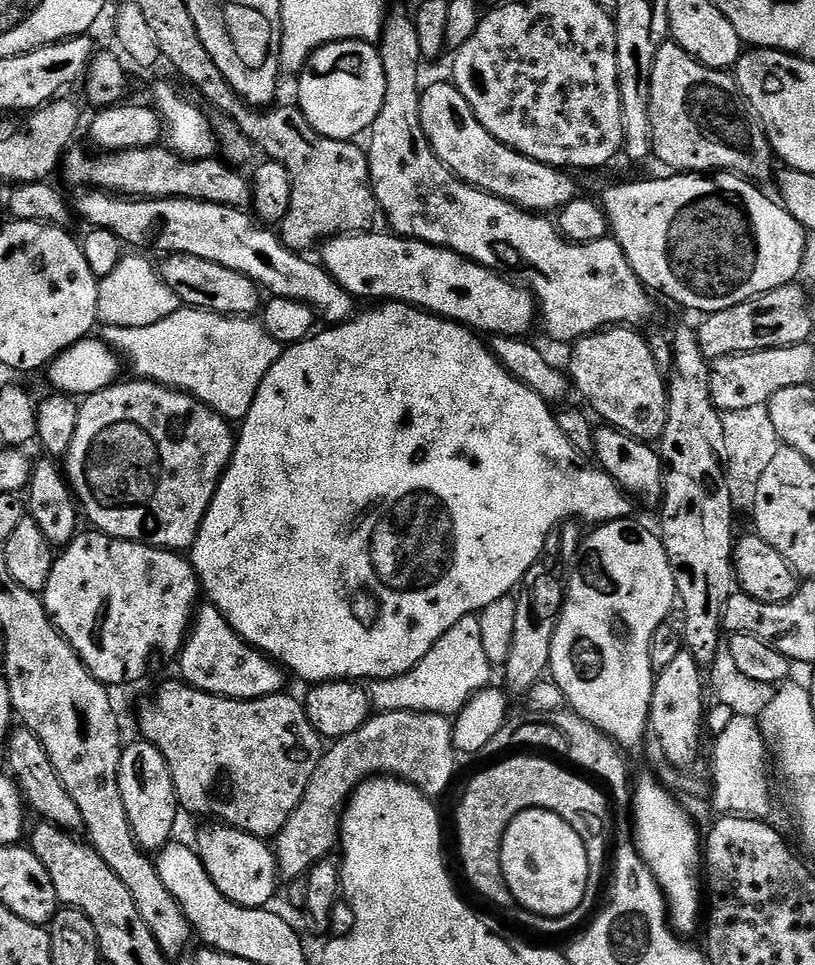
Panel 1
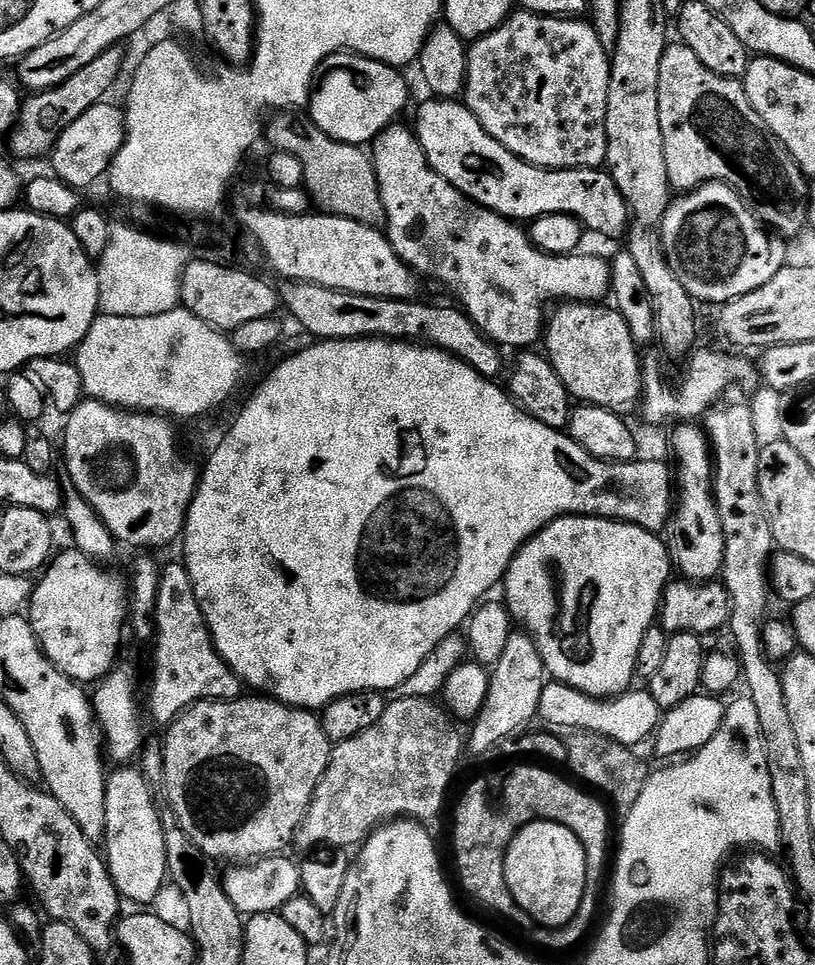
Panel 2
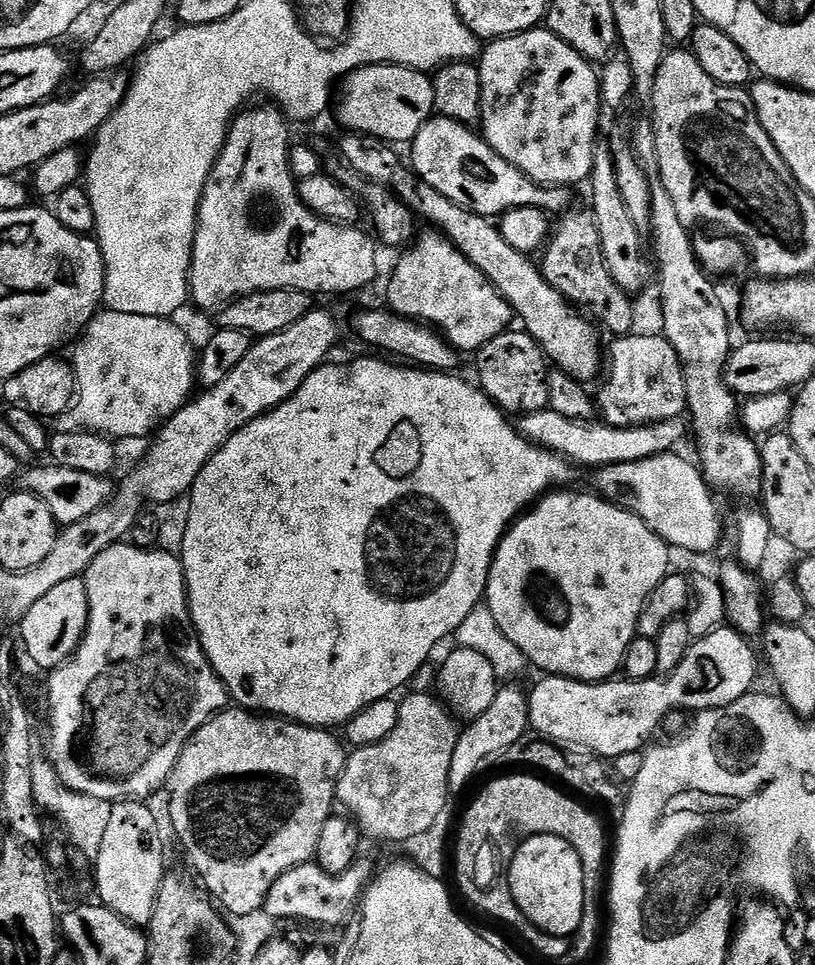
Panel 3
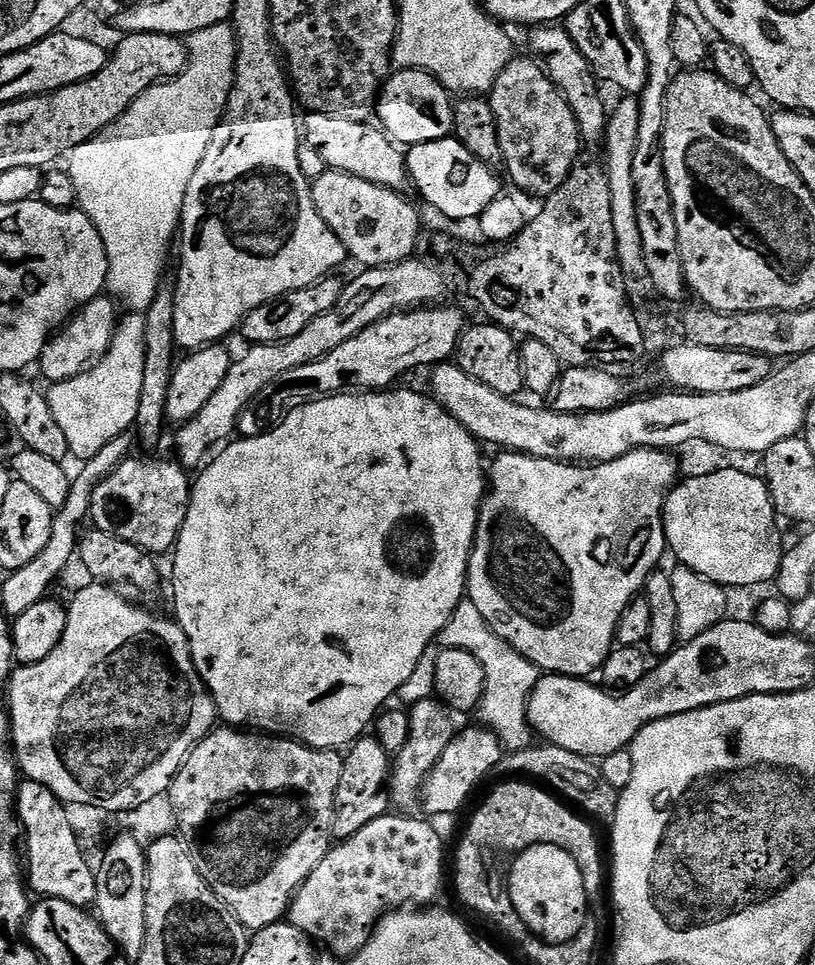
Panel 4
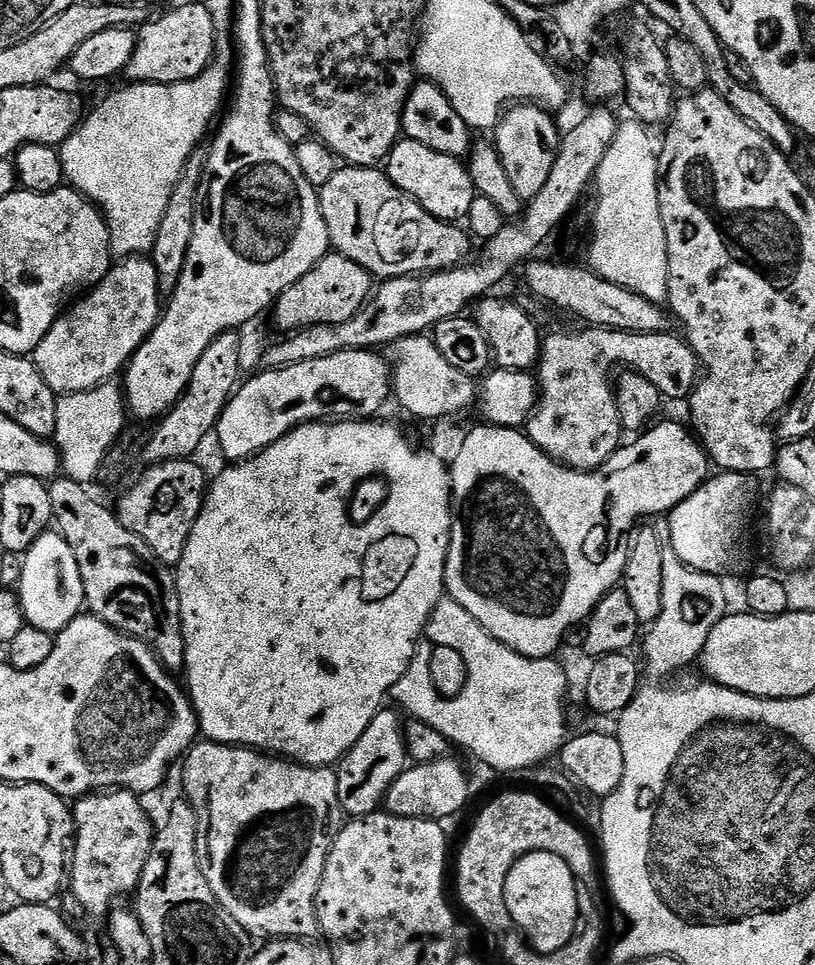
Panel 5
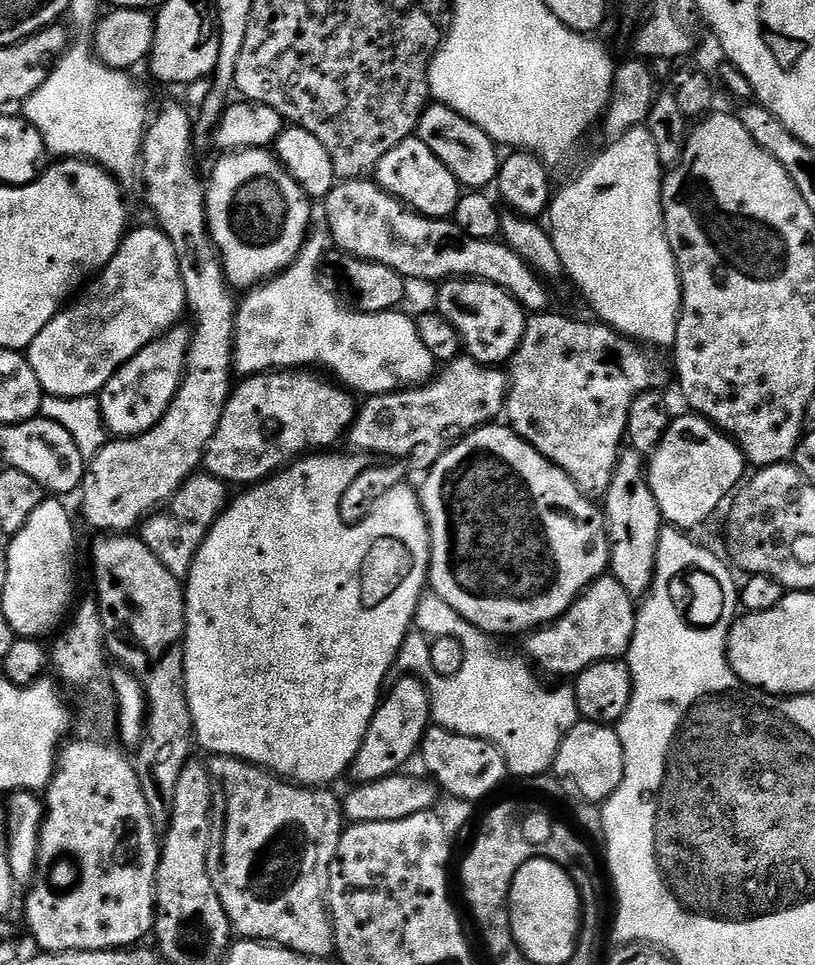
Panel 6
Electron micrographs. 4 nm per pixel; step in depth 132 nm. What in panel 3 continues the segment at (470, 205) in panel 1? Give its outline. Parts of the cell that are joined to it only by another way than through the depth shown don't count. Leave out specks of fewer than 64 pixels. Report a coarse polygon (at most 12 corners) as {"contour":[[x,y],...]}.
{"contour":[[443,232],[399,253],[387,307],[475,354],[513,310]]}

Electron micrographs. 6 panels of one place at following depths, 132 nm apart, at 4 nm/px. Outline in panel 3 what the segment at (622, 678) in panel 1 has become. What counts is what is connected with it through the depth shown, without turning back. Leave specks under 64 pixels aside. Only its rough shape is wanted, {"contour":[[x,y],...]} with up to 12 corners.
{"contour":[[553,490],[505,532],[486,603],[541,673],[624,667],[669,545]]}

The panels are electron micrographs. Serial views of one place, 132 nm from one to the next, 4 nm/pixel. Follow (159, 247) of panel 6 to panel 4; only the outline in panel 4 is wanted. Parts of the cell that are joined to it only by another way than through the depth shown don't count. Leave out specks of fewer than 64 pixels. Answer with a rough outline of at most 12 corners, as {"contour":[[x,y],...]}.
{"contour":[[101,294],[42,350],[38,369],[52,384],[104,357],[118,304]]}

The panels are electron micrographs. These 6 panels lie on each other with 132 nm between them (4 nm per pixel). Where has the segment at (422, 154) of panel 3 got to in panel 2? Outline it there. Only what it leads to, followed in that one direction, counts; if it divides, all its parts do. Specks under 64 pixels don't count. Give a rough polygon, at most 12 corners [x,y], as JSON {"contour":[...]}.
{"contour":[[428,98],[428,165],[508,220],[629,231],[607,171],[528,164],[459,99]]}

